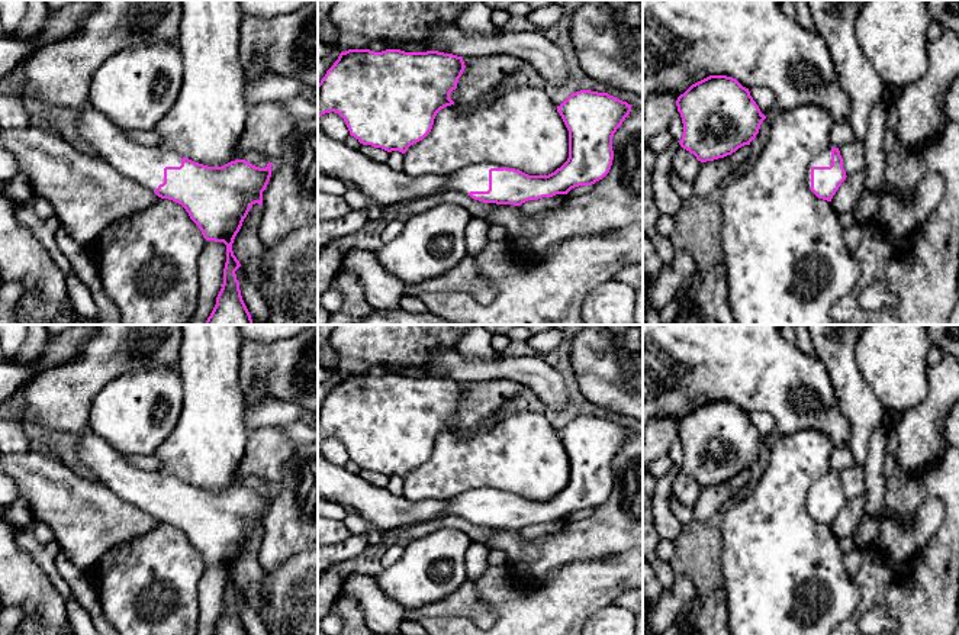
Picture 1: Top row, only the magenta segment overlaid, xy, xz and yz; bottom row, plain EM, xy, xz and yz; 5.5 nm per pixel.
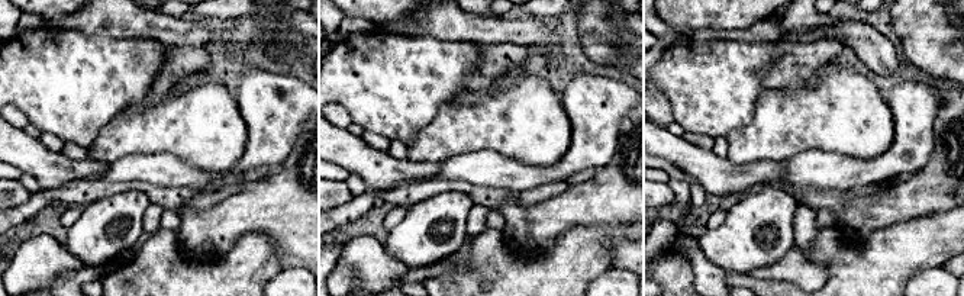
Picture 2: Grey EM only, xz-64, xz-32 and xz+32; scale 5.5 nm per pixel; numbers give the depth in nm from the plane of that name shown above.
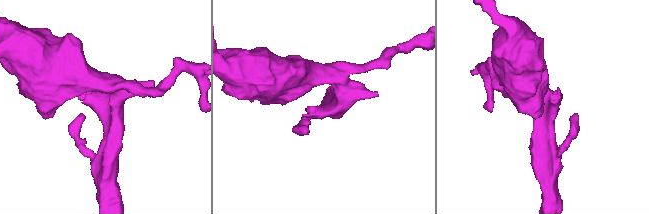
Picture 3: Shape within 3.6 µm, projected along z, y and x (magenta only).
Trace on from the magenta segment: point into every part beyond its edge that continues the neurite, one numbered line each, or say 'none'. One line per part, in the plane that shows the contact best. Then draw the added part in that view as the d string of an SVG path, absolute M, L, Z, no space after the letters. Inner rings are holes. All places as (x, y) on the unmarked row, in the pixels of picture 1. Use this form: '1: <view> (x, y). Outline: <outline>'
1: yz (824, 483). Outline: M831 471L824 474L820 480L814 481L807 497L808 513L811 513L811 493L812 491L830 491L831 490Z

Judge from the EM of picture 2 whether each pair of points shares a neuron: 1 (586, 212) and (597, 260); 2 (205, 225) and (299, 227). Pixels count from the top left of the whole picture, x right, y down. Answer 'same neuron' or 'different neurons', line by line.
1: different neurons
2: same neuron

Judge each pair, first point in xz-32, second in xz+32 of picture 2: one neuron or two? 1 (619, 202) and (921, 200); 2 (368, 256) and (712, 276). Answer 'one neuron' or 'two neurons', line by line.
1: one neuron
2: one neuron

